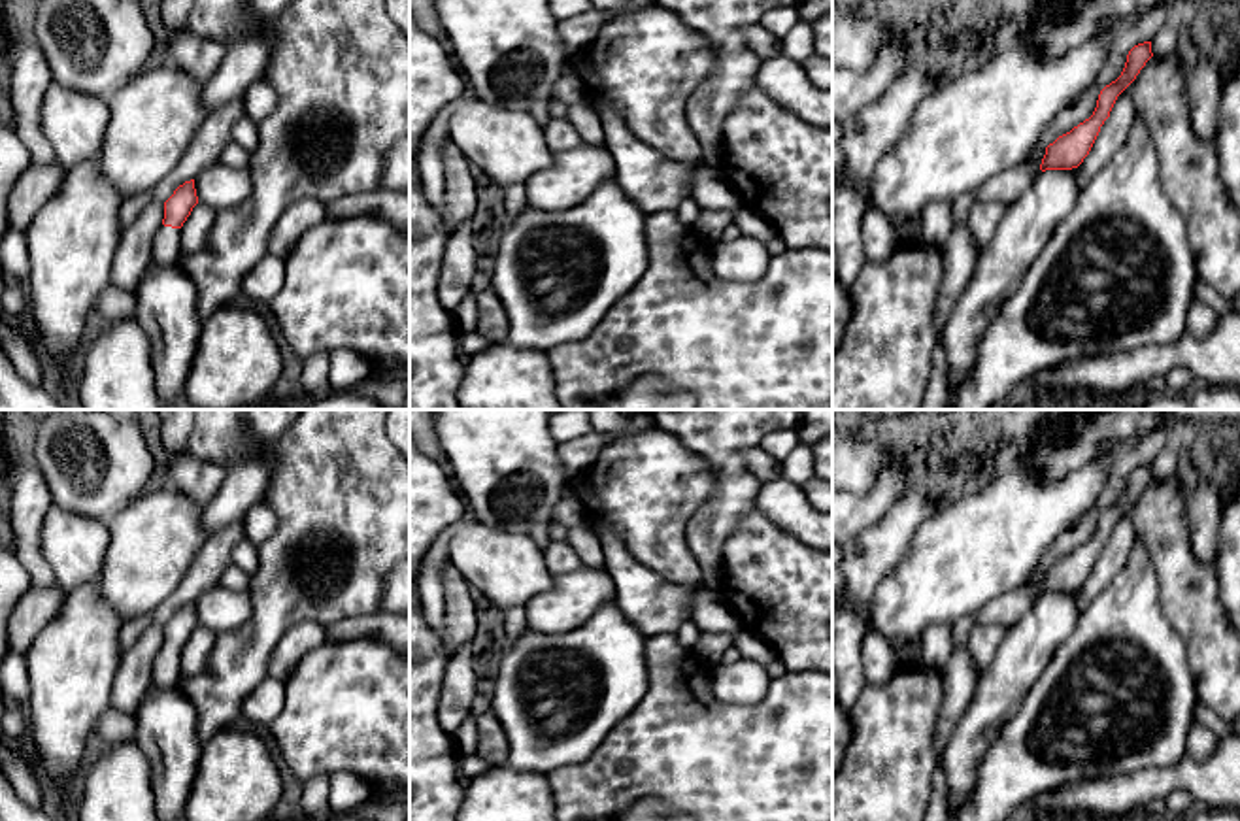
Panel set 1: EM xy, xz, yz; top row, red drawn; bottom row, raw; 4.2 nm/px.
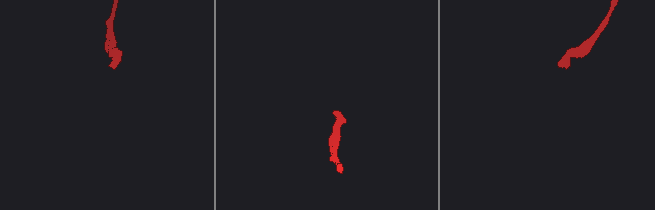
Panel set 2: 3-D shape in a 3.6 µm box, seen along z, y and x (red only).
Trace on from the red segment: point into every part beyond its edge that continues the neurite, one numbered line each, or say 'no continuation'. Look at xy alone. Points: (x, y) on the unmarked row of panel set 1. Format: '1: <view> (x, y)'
1: xy (167, 667)

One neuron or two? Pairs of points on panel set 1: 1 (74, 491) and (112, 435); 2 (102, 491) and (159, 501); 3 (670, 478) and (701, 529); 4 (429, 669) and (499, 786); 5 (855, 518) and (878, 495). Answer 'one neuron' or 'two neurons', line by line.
1: one neuron
2: two neurons
3: two neurons
4: two neurons
5: one neuron

